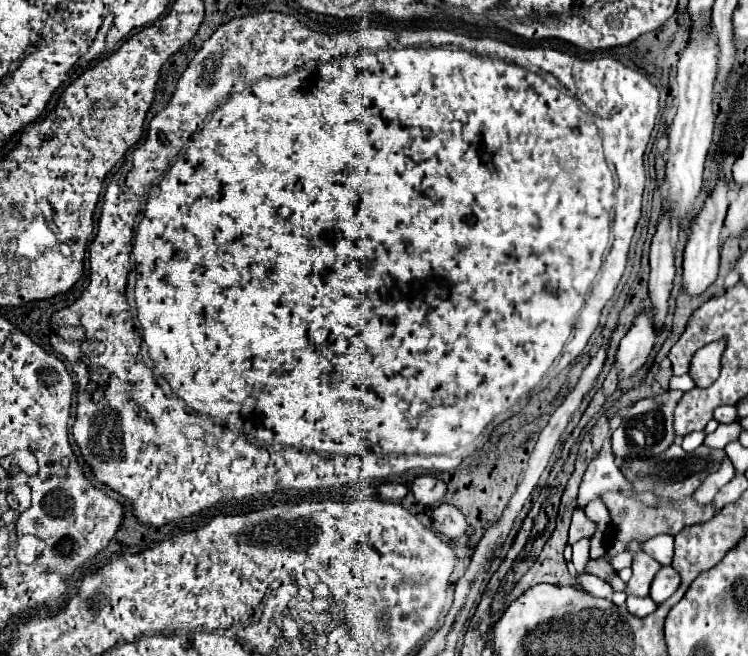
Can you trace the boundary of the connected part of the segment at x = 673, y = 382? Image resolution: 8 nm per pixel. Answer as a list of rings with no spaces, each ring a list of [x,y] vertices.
[[[688,374],[682,376],[672,376],[669,382],[669,388],[672,390],[681,390],[686,392],[694,387],[695,383]]]

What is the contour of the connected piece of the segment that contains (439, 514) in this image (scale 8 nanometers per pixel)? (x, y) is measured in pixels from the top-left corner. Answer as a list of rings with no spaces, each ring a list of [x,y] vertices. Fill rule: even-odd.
[[[442,503],[432,513],[432,529],[444,535],[446,539],[458,539],[460,535],[466,533],[468,525],[466,525],[464,515],[454,505]]]

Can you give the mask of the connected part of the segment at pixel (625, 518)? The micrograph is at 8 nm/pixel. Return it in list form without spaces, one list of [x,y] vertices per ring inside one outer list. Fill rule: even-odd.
[[[672,443],[664,453],[650,457],[650,459],[640,459],[640,457],[630,457],[622,463],[622,473],[624,477],[630,481],[632,485],[632,493],[644,493],[650,491],[652,495],[658,497],[658,505],[656,507],[648,507],[644,503],[640,503],[638,499],[634,499],[634,495],[624,491],[608,491],[604,493],[600,499],[604,501],[604,505],[608,507],[608,513],[612,517],[612,531],[614,535],[610,537],[612,543],[608,543],[608,551],[606,555],[602,555],[596,561],[588,561],[586,563],[586,571],[590,575],[600,577],[602,581],[610,581],[610,577],[616,573],[616,569],[610,565],[610,559],[622,551],[628,549],[628,545],[632,541],[648,541],[650,537],[658,535],[658,533],[668,533],[668,535],[676,535],[680,533],[684,527],[694,525],[694,523],[702,523],[714,517],[716,509],[714,503],[708,505],[700,505],[694,499],[694,489],[700,487],[700,483],[704,481],[706,475],[710,475],[712,471],[716,471],[724,459],[724,451],[722,449],[710,449],[706,445],[700,445],[694,453],[686,453],[680,443]]]

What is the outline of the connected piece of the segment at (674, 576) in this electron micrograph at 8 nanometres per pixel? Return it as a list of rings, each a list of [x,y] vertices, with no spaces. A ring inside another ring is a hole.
[[[662,567],[650,587],[650,597],[656,603],[664,603],[680,585],[680,575],[672,567]]]

